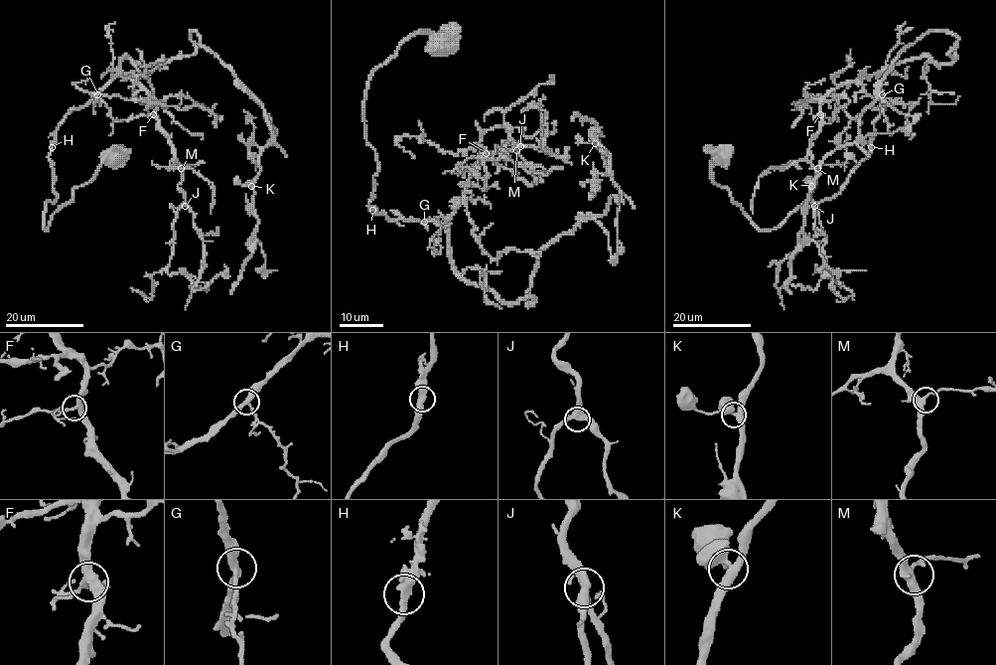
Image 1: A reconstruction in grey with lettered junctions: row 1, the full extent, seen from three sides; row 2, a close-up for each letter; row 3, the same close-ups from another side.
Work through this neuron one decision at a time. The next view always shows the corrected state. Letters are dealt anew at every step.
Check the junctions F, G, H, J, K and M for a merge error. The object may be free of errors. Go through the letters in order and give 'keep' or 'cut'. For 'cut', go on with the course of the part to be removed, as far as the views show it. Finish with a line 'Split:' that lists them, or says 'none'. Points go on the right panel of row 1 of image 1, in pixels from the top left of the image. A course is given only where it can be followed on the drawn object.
F: keep
G: keep
H: keep
J: keep
K: keep
M: keep
Split: none

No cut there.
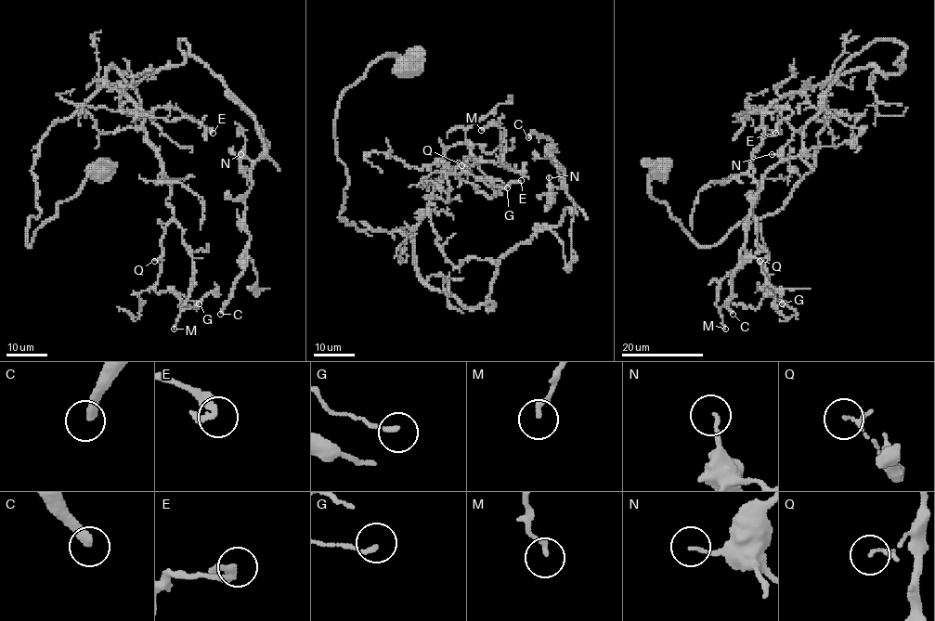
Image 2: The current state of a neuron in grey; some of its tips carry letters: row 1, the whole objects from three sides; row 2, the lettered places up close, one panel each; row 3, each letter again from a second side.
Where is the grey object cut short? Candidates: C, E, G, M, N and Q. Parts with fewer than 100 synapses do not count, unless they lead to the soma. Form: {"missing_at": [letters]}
{"missing_at": ["C"]}

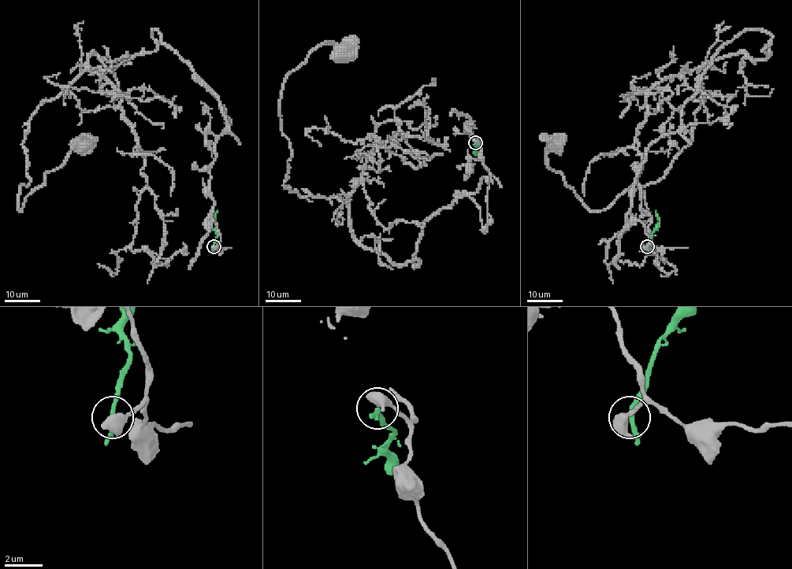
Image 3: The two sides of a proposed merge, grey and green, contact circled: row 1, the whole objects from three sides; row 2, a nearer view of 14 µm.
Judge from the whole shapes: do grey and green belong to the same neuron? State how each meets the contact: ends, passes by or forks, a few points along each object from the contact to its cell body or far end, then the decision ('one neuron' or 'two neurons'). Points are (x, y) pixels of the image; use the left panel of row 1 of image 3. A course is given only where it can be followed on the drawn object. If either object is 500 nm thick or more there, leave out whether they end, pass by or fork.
course grey (213, 246), (210, 164), (228, 128), (156, 30), (155, 50), (91, 53), (34, 113), (20, 211), (83, 141); course green (213, 246), (217, 211); two neurons

